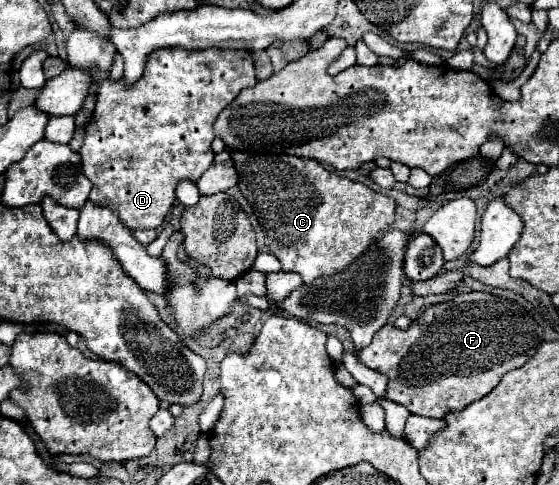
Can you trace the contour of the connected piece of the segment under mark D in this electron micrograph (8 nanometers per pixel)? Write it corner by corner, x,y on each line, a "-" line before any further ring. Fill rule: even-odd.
160,48
148,56
142,80
126,84
124,78
104,78
98,86
96,110
86,124
84,146
80,150
82,172
92,182
90,200
114,208
122,224
130,230
162,226
176,202
176,182
198,180
212,164
214,152
210,142
214,140
214,122
218,114
238,96
240,90
254,84
256,78
250,52
222,48

